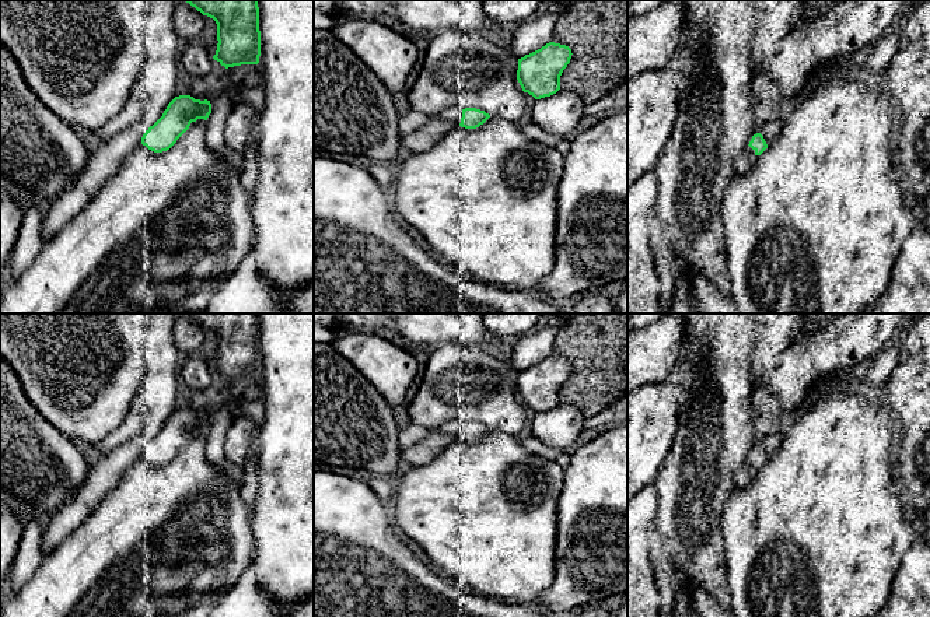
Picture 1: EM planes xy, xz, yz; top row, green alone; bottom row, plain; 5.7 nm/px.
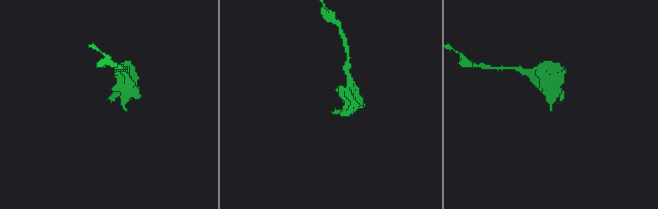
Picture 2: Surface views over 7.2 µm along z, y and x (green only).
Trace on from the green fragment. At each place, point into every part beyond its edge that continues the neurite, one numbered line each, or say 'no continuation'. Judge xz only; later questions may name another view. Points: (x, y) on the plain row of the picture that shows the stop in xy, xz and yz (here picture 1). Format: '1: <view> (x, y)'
1: xz (436, 441)

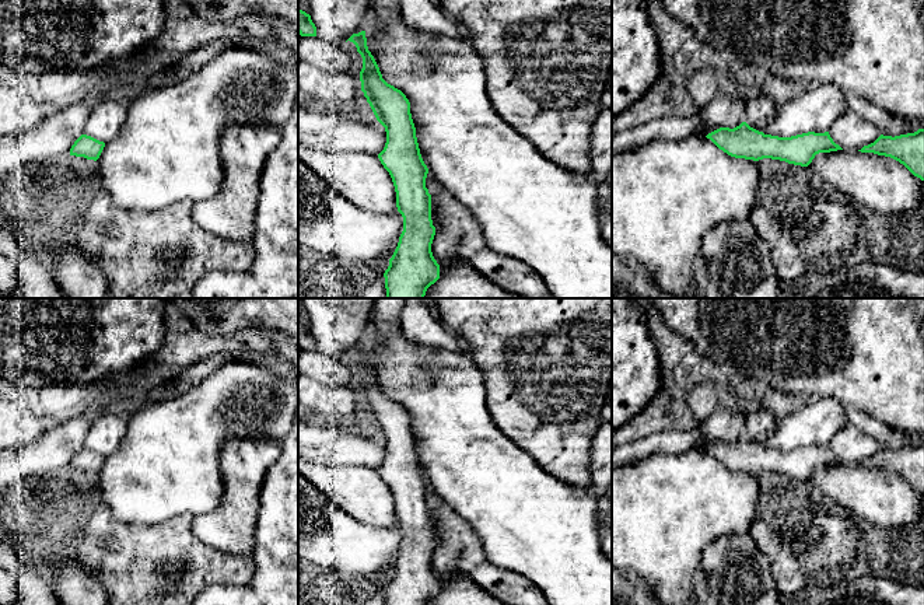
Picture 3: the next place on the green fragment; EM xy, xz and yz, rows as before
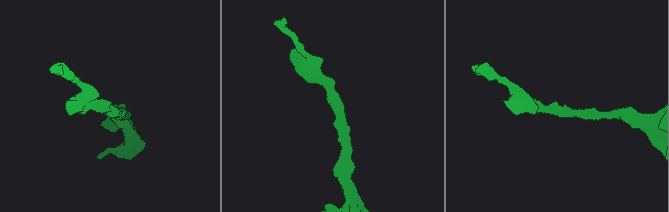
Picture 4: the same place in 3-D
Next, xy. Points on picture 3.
no continuation

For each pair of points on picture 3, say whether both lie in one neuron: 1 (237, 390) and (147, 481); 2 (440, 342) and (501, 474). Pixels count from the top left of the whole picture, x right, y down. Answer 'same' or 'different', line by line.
1: same
2: different

